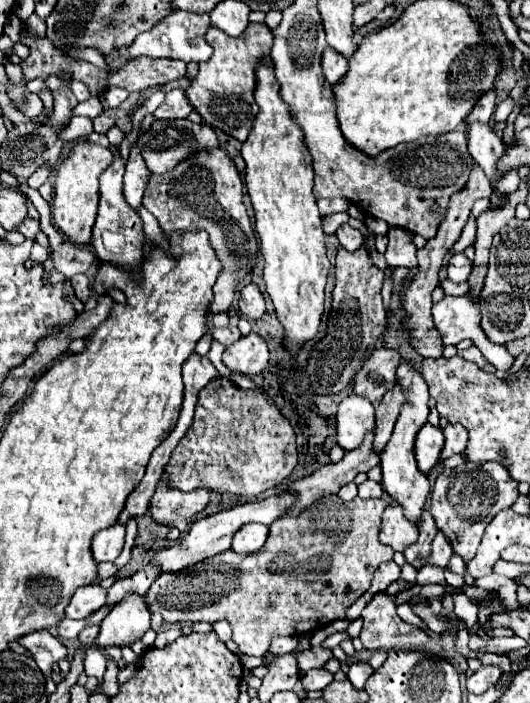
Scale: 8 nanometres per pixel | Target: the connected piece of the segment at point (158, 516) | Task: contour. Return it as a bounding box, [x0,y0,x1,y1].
[149,479,209,531]

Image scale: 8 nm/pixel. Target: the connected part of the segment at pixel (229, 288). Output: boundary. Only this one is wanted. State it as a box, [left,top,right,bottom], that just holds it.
[143,149,261,313]

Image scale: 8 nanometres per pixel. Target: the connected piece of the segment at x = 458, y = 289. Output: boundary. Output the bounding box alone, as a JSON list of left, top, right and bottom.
[441,278,469,295]

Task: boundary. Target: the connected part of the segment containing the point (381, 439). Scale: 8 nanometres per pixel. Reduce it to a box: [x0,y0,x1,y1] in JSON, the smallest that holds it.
[375,385,405,455]

